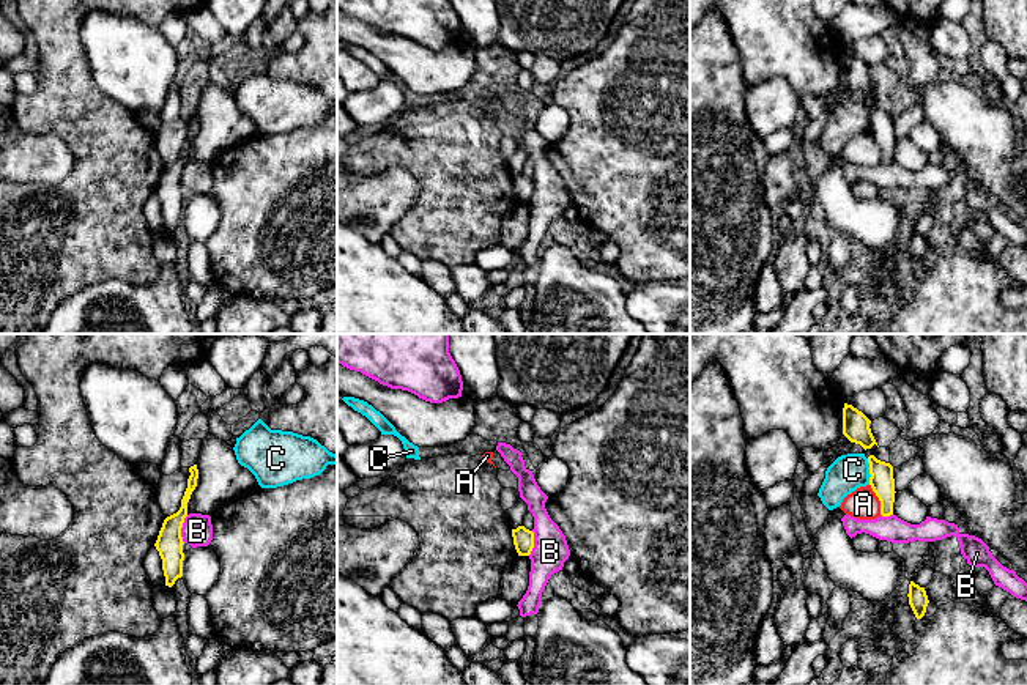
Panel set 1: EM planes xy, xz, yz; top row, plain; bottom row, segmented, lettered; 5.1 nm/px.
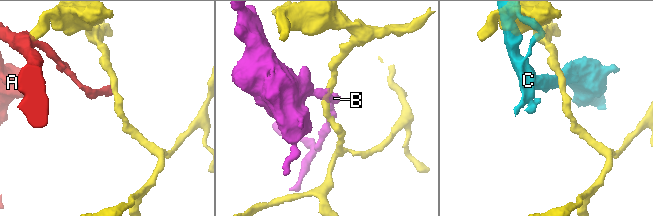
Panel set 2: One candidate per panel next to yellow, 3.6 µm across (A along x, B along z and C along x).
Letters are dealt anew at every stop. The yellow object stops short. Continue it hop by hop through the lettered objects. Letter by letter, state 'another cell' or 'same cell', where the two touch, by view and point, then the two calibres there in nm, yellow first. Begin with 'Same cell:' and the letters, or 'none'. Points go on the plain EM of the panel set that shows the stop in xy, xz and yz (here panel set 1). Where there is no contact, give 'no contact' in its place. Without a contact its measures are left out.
Same cell: none
A: another cell; meets yellow in yz at (879, 147); 120 nm thick on the yellow side, 160 nm on the other
B: another cell; meets yellow in xy at (180, 177); 140 nm thick on the yellow side, 160 nm on the other
C: another cell; meets yellow in yz at (870, 118); 120 nm thick on the yellow side, 190 nm on the other

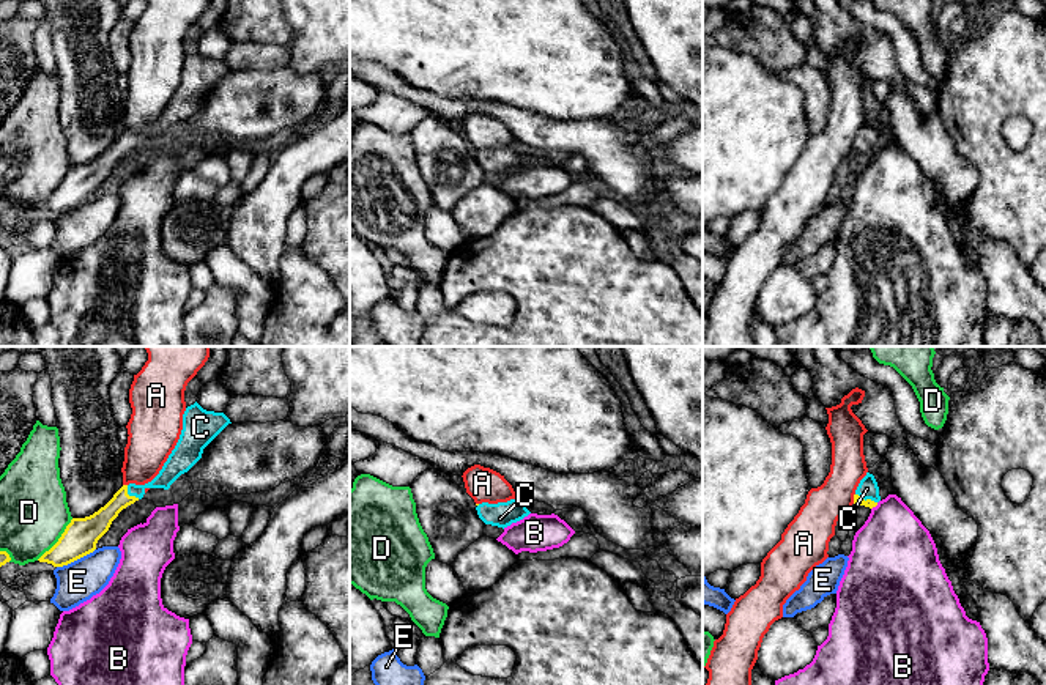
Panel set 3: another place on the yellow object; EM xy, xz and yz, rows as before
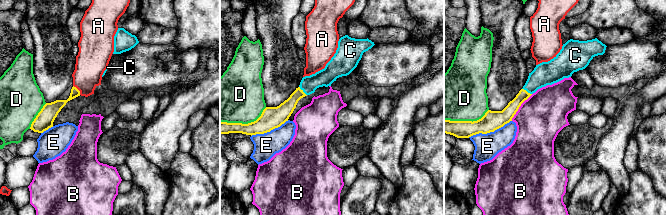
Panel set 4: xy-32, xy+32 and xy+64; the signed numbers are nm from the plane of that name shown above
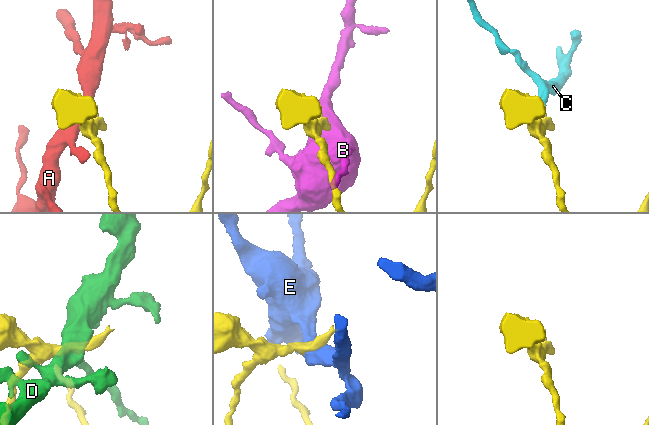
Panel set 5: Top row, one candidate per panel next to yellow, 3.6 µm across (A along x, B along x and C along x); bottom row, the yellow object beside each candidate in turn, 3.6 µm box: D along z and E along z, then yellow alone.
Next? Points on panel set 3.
Same cell: C
A: another cell; meets yellow in yz at (854, 145); 50 nm thick on the yellow side, 200 nm on the other
B: another cell; meets yellow in yz at (875, 153); 50 nm thick on the yellow side, 400 nm on the other
C: same cell; meets yellow in yz at (867, 147); 50 nm thick on the yellow side, 100 nm on the other
D: another cell; meets yellow in xy at (59, 188); 180 nm thick on the yellow side, 360 nm on the other
E: another cell; meets yellow in xy at (76, 207); 180 nm thick on the yellow side, 200 nm on the other

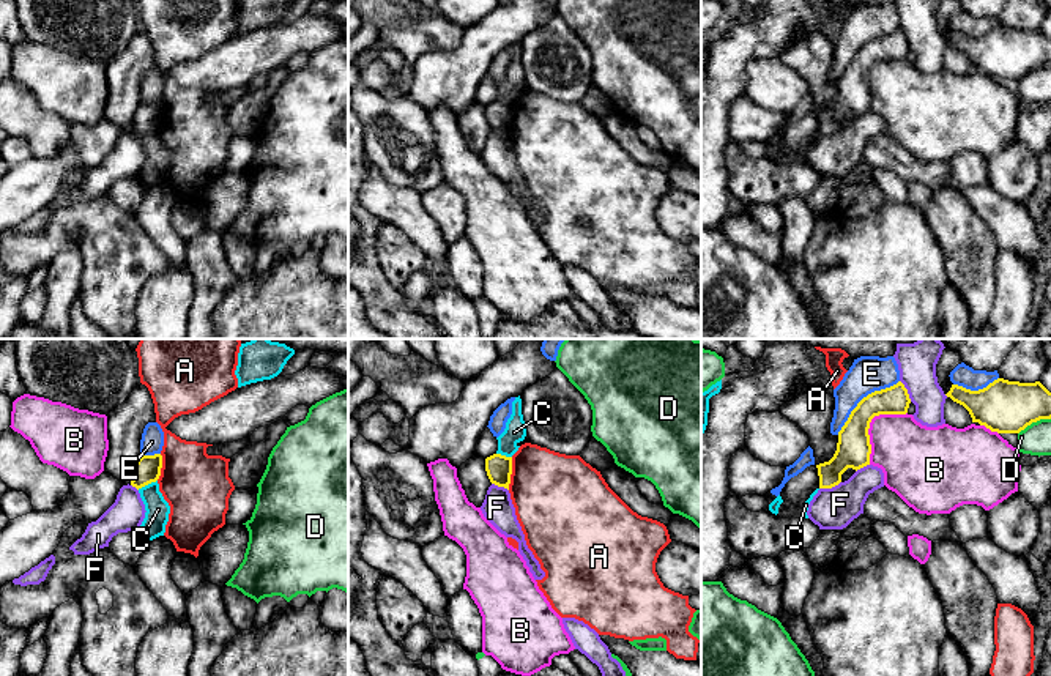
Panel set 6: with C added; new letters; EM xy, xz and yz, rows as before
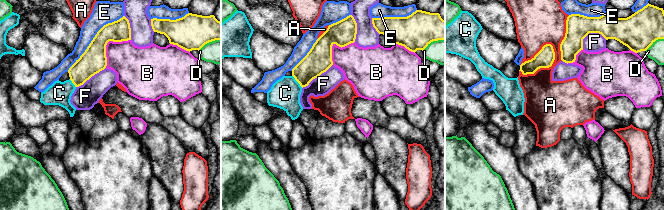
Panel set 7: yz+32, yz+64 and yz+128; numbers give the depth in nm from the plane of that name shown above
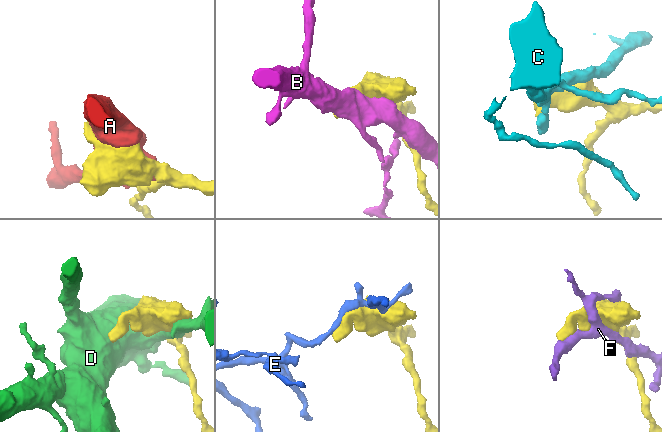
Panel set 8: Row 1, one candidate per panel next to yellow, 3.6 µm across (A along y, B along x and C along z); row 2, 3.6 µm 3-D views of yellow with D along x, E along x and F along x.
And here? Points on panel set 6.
Same cell: none
A: another cell; meets yellow in xz at (511, 120); 130 nm thick on the yellow side, 420 nm on the other
B: another cell; meets yellow in yz at (869, 71); 180 nm thick on the yellow side, 320 nm on the other
C: another cell; meets yellow in xy at (147, 131); 130 nm thick on the yellow side, 120 nm on the other
D: another cell; meets yellow in yz at (1034, 68); 280 nm thick on the yellow side, 160 nm on the other
E: another cell; meets yellow in yz at (862, 46); 170 nm thick on the yellow side, 190 nm on the other
F: another cell; meets yellow in yz at (829, 134); 180 nm thick on the yellow side, 220 nm on the other

